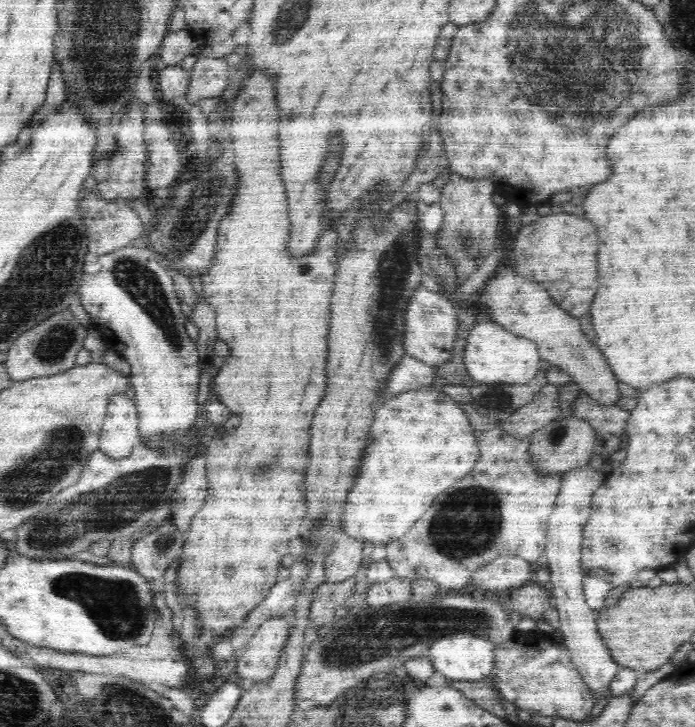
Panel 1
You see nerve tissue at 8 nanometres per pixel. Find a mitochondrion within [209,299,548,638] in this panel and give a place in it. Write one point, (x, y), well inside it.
(450, 534)

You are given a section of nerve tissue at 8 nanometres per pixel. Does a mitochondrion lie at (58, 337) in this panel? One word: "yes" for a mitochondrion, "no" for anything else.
yes

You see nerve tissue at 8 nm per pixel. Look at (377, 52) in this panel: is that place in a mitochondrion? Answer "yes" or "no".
no

